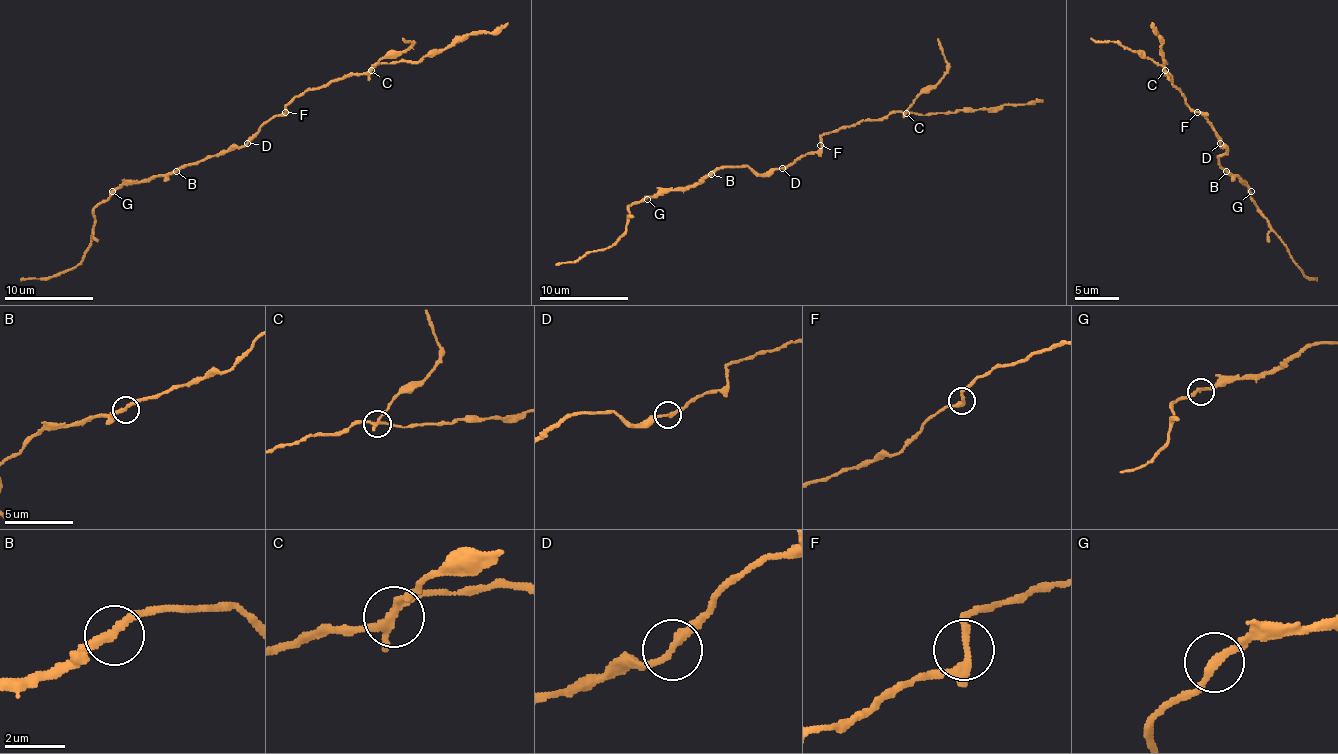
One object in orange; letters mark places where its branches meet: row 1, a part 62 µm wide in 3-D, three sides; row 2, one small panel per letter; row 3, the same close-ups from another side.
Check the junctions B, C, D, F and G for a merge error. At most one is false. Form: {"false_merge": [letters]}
{"false_merge": ["C"]}

